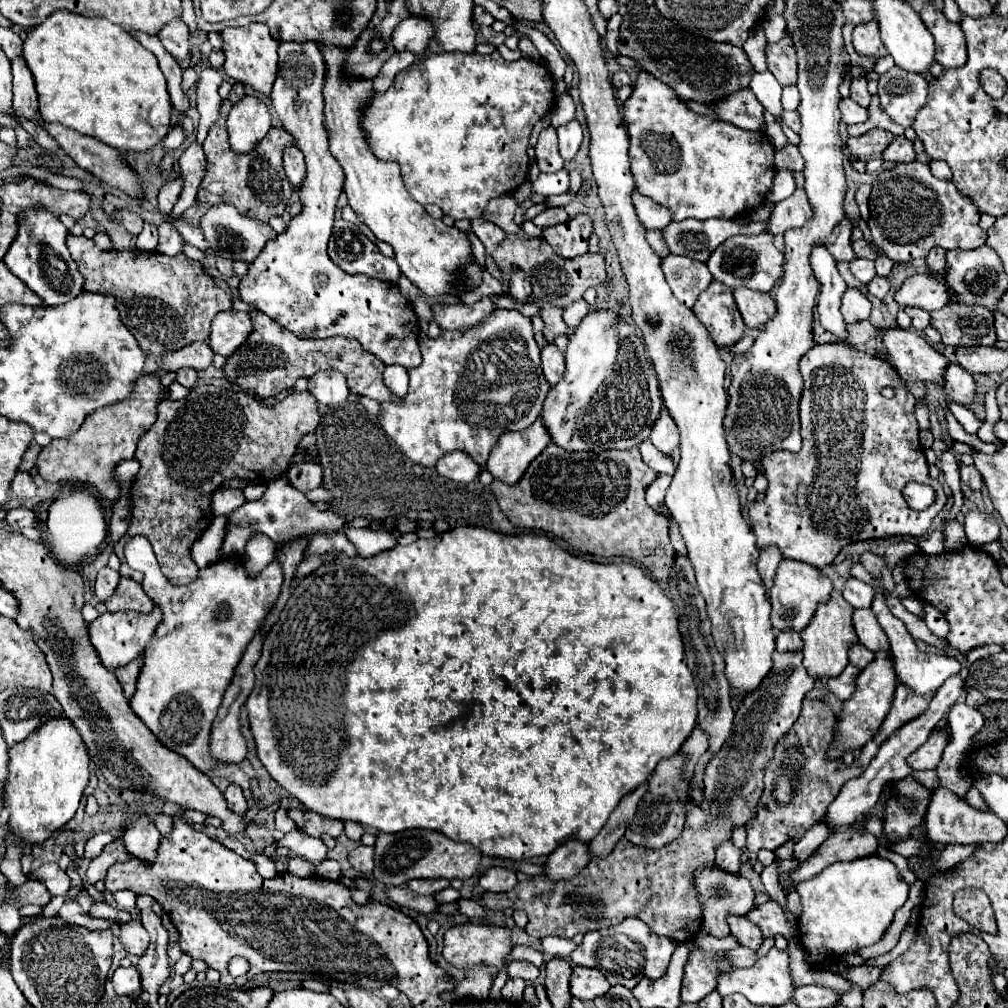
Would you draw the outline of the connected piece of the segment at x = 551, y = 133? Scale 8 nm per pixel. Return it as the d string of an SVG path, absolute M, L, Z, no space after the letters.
M554 127L542 129L536 143L536 163L542 173L556 173L562 169L564 161L558 155L558 139Z

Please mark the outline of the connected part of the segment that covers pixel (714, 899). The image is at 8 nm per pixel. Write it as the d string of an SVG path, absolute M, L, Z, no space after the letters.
M716 865L696 871L696 875L692 877L692 885L696 889L696 895L700 897L698 901L704 911L706 931L712 933L714 937L728 937L730 935L728 915L746 915L754 907L754 889L750 885L750 881L738 873L724 871Z

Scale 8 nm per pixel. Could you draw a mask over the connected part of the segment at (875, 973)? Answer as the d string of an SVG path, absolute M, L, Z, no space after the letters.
M858 965L858 967L854 967L854 969L850 971L850 973L854 973L854 975L850 975L850 977L852 977L852 981L856 981L862 989L866 989L872 981L878 981L878 979L880 979L882 969L884 969L884 967L876 967L876 965L872 965L872 967L868 967L868 965Z

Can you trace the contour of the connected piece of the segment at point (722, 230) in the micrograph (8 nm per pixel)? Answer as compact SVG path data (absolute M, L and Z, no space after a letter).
M684 219L672 221L666 231L662 231L670 251L674 255L684 255L698 261L708 261L714 249L734 235L758 235L766 229L764 223L738 223L738 221L722 221L722 219Z

